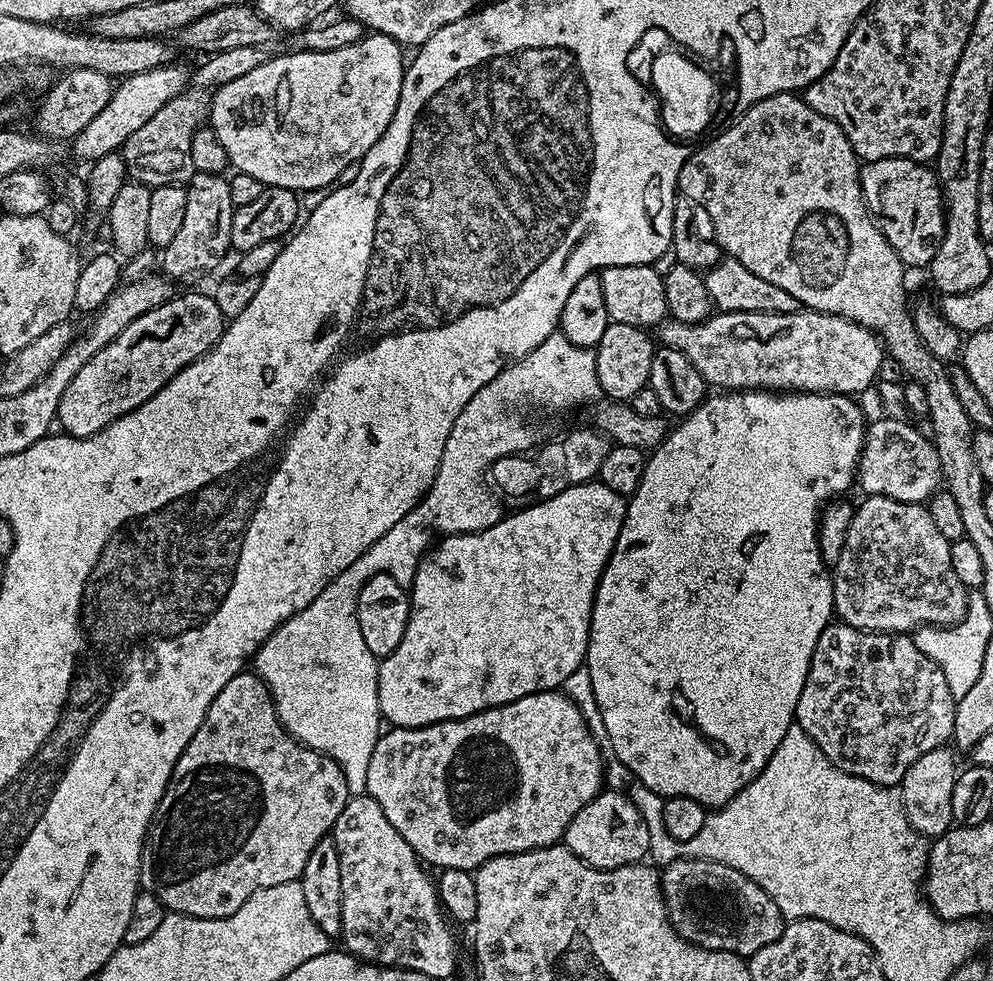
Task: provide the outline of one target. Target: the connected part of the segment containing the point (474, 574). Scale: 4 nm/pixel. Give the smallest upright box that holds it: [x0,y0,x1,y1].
[378,482,628,726]

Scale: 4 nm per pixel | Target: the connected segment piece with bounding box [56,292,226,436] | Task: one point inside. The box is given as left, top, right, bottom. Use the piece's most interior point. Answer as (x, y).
(162, 342)

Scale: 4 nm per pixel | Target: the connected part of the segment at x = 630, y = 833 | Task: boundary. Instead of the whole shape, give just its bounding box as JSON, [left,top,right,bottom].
[563,790,650,868]

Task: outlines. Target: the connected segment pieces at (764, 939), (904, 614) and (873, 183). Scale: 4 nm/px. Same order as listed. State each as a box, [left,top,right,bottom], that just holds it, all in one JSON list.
[[662,860,786,958],[831,496,969,633],[860,158,946,269]]

